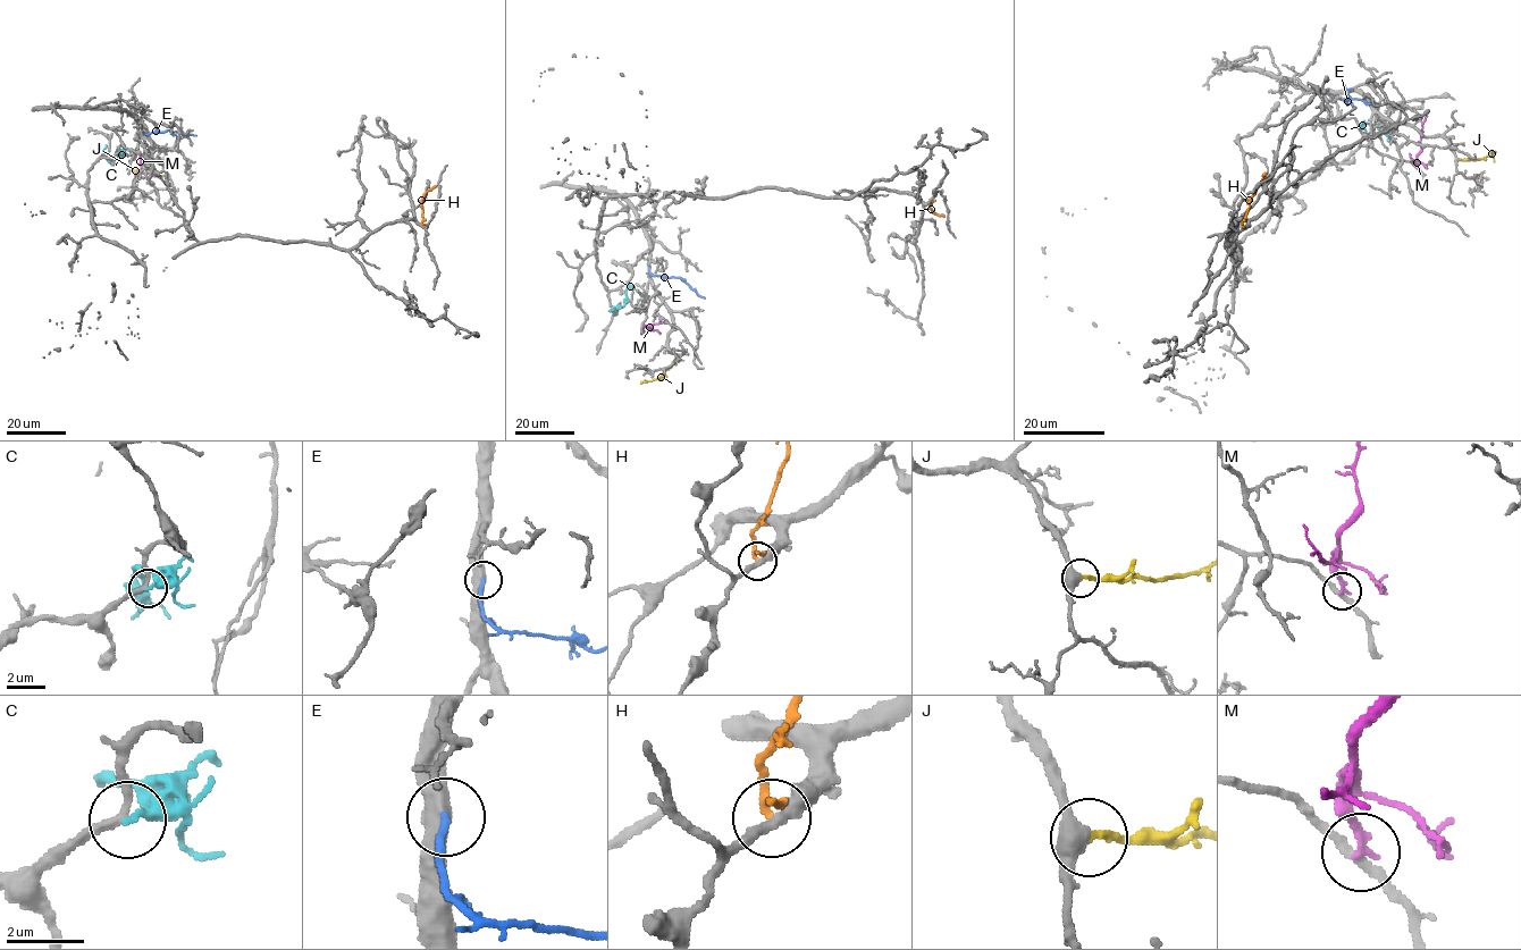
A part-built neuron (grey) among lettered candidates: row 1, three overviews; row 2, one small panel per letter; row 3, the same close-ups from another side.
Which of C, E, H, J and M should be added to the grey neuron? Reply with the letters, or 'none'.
E, J

